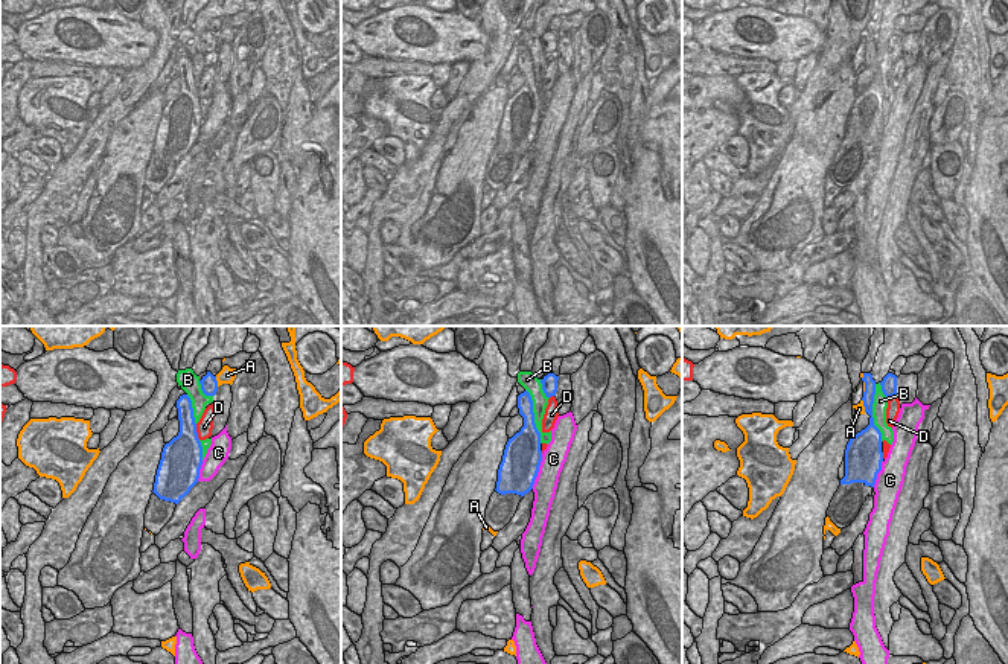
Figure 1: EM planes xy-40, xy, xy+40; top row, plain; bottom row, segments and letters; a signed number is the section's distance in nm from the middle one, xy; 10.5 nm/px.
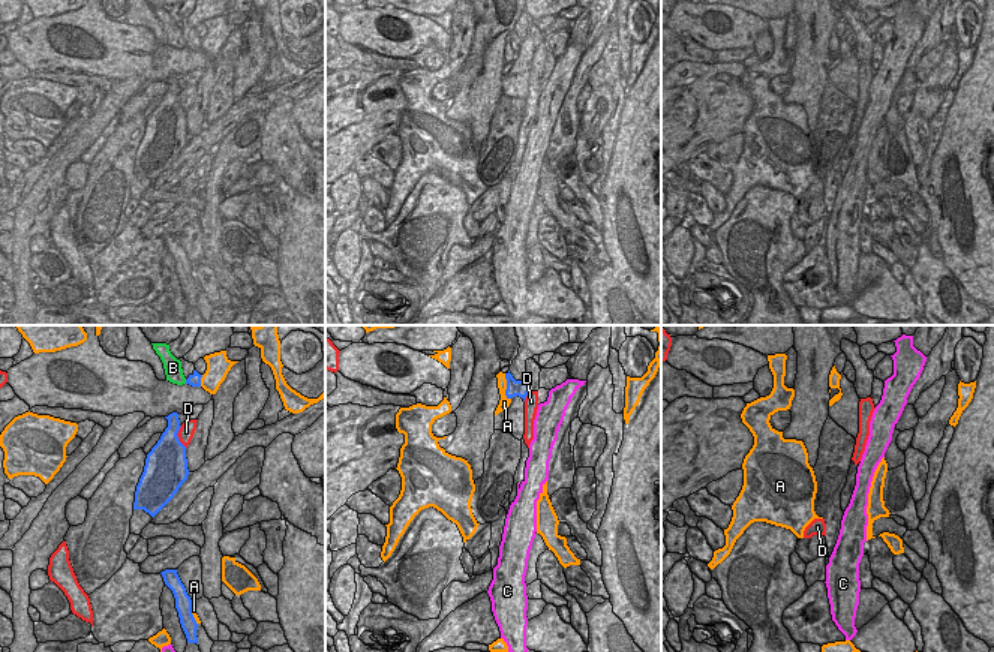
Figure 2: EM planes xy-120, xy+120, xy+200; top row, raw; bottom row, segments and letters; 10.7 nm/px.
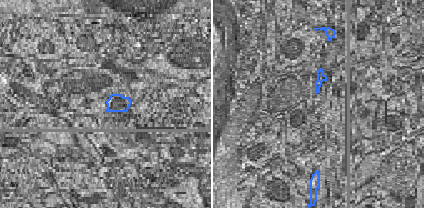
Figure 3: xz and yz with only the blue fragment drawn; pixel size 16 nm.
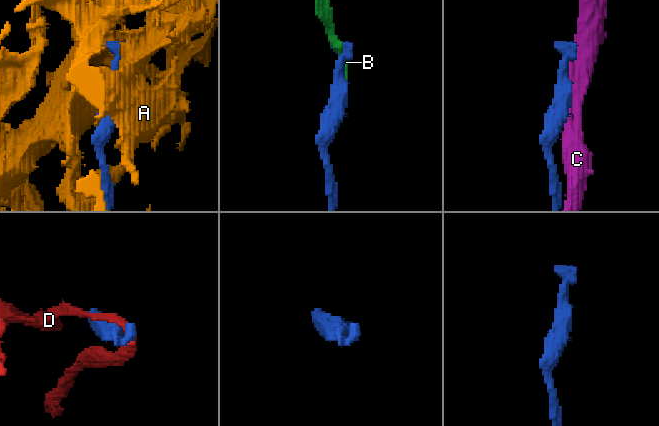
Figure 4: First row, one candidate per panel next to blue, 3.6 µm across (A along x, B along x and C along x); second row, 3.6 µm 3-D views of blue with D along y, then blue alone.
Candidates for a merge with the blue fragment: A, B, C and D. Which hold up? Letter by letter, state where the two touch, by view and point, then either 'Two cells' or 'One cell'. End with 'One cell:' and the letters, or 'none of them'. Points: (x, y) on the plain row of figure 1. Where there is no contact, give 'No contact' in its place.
A: Touches blue at xy-40 (216, 40). Two cells
B: Touches blue at xy+40 (871, 72). Two cells
C: Touches blue at xy (538, 130). Two cells
D: Touches blue at xy-40 (195, 90). Two cells
One cell: none of them.

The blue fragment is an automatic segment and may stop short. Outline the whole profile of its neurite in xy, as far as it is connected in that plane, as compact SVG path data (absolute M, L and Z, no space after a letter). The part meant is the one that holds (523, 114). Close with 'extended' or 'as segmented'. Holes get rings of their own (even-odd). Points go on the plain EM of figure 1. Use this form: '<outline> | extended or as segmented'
M525 49L518 55L524 85L509 97L498 128L496 151L524 155L533 148L542 120L541 91L534 82L533 59Z | as segmented

